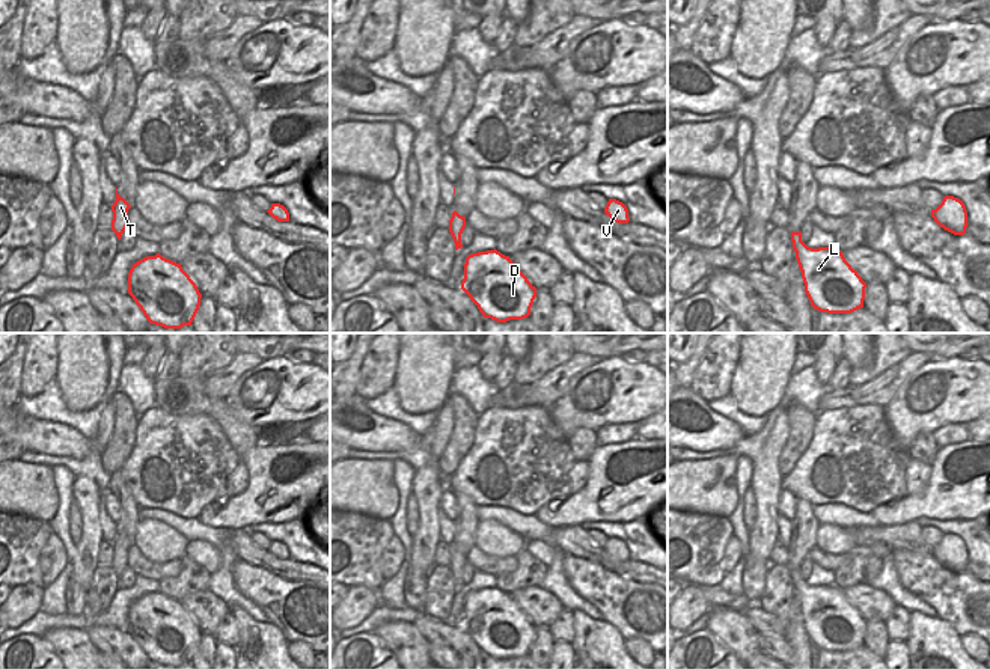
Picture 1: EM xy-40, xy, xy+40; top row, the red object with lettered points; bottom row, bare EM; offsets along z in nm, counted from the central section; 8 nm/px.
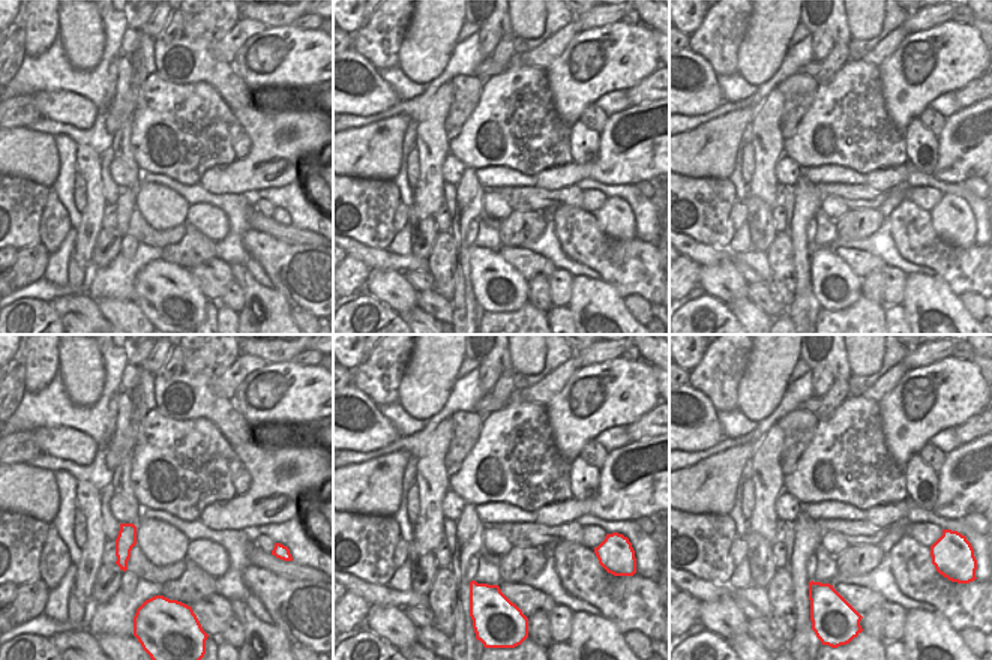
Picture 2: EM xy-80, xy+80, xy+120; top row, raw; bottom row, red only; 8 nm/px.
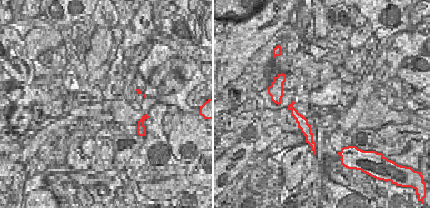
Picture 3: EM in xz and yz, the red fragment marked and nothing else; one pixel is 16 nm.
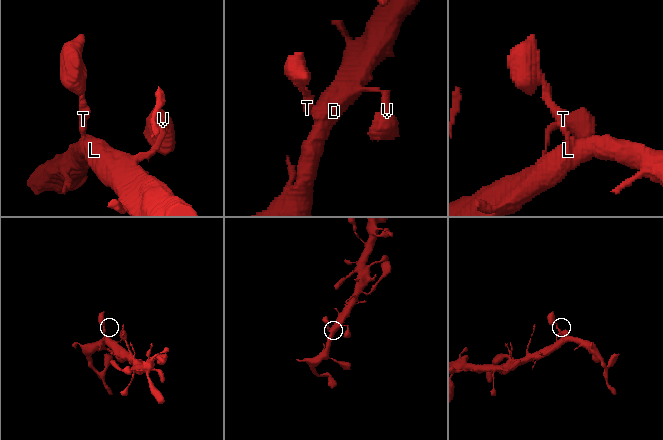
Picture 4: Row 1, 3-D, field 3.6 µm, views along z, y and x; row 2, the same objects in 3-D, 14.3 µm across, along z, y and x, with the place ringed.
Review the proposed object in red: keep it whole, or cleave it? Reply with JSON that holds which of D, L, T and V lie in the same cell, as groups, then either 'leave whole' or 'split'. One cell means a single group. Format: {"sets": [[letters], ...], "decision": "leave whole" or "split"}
{"sets": [["D", "L", "T", "V"]], "decision": "leave whole"}

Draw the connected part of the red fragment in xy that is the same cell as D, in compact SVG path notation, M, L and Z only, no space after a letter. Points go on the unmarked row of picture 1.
M496 586L466 595L461 627L484 655L497 660L527 655L536 634L536 625L509 594Z

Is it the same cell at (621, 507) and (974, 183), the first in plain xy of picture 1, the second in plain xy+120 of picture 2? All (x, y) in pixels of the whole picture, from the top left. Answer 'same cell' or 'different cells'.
different cells

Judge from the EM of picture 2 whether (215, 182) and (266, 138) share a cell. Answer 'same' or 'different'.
same

